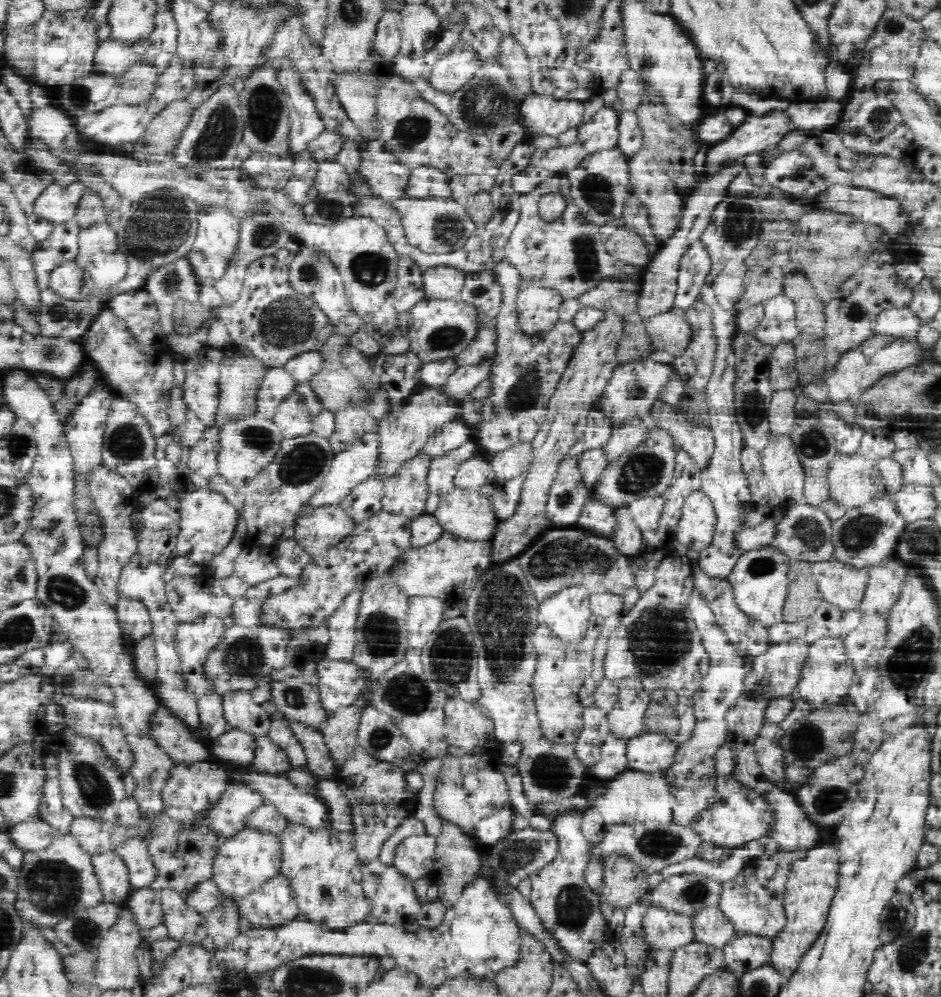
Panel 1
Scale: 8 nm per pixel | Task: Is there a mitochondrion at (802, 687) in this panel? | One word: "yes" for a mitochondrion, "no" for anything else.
no

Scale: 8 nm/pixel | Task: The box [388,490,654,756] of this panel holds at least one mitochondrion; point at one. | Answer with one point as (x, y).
(502, 623)

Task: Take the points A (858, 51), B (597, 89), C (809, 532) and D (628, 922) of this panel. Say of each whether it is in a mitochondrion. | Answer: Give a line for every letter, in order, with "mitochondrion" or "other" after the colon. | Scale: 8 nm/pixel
A: other
B: other
C: mitochondrion
D: other

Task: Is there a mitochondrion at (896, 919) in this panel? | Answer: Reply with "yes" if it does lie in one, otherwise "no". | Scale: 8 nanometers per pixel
yes

